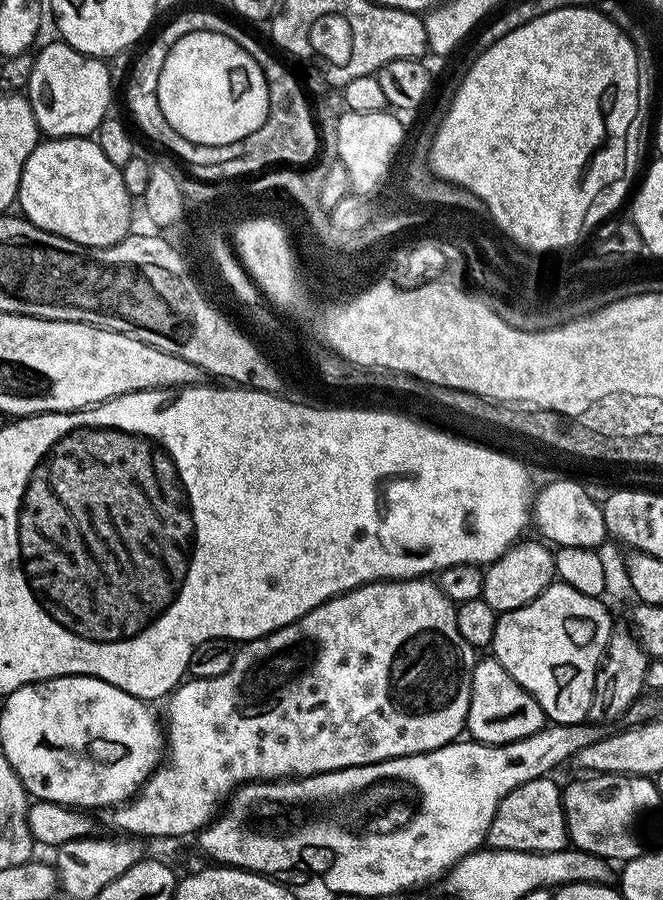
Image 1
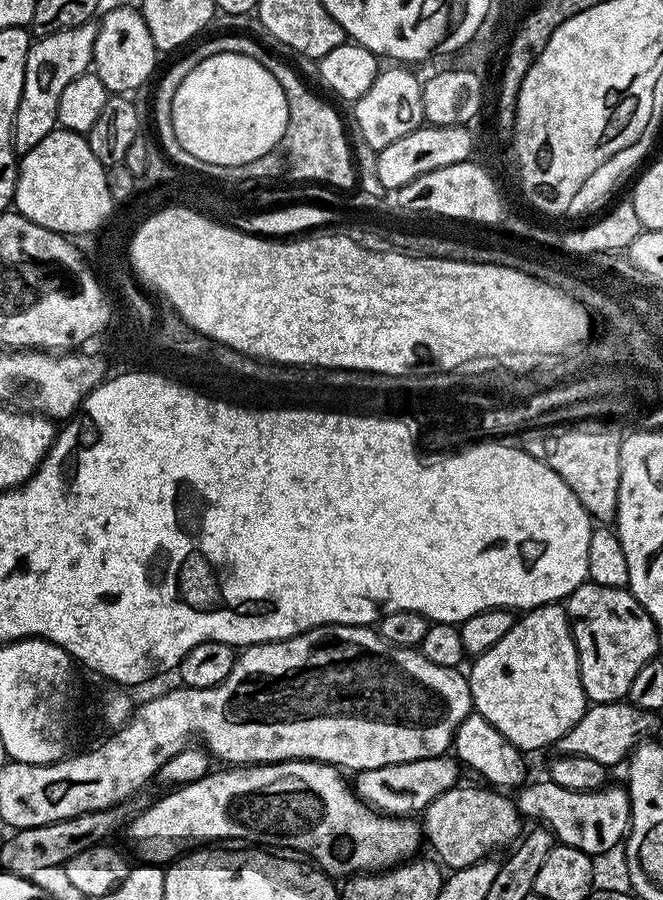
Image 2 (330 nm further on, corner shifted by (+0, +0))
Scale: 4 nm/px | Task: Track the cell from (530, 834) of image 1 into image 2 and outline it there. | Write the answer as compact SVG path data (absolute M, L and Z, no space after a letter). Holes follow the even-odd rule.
M488 786L464 787L446 790L446 794L434 798L434 802L430 802L430 806L422 813L423 839L427 847L429 844L436 851L435 859L448 870L479 864L481 860L496 854L492 852L499 848L507 849L515 845L522 836L522 817L511 795Z

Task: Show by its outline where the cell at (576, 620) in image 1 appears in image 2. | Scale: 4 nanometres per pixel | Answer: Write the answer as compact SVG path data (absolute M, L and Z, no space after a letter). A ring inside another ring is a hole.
M563 603L544 604L540 608L525 611L516 625L486 654L471 661L472 672L467 673L472 707L486 722L490 722L514 747L531 754L535 748L555 745L582 719L590 701L582 690L580 663L576 643L572 637L572 624L568 621L568 610Z

